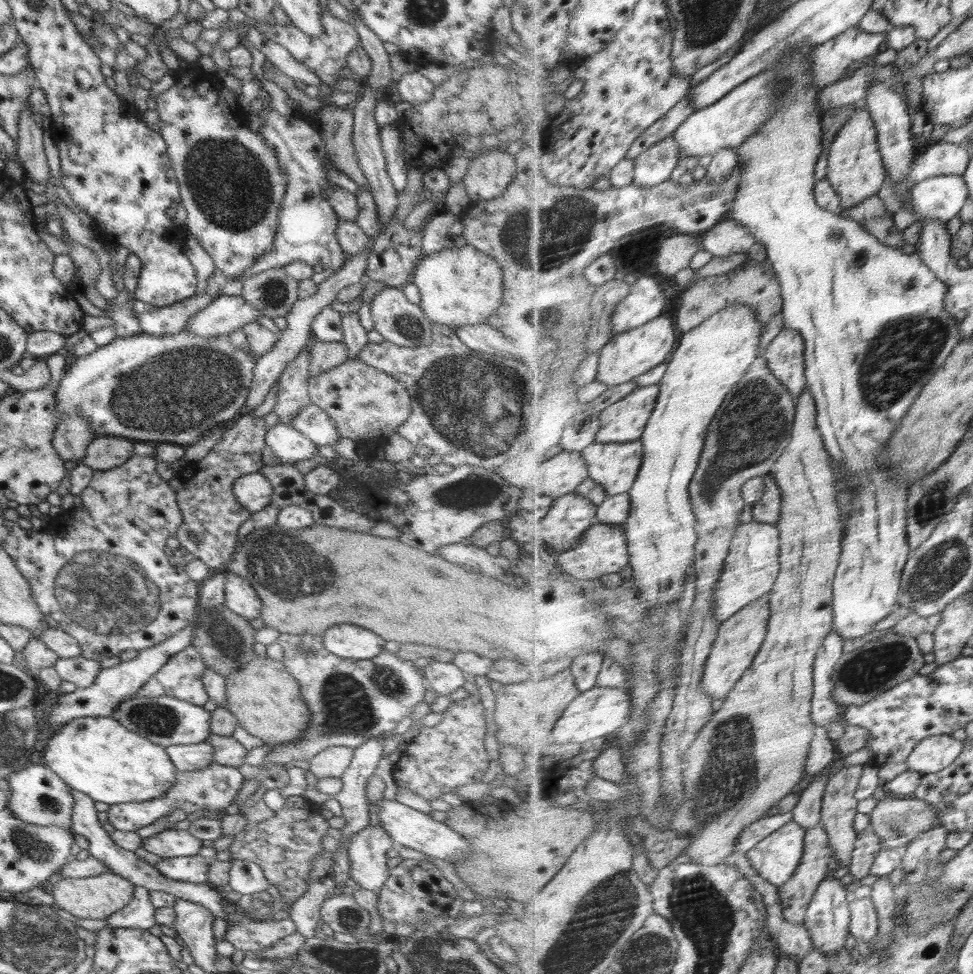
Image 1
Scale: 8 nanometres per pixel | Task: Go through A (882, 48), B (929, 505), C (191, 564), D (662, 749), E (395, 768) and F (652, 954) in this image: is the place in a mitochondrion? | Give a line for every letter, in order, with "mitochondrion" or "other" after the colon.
A: other
B: mitochondrion
C: other
D: other
E: other
F: mitochondrion

